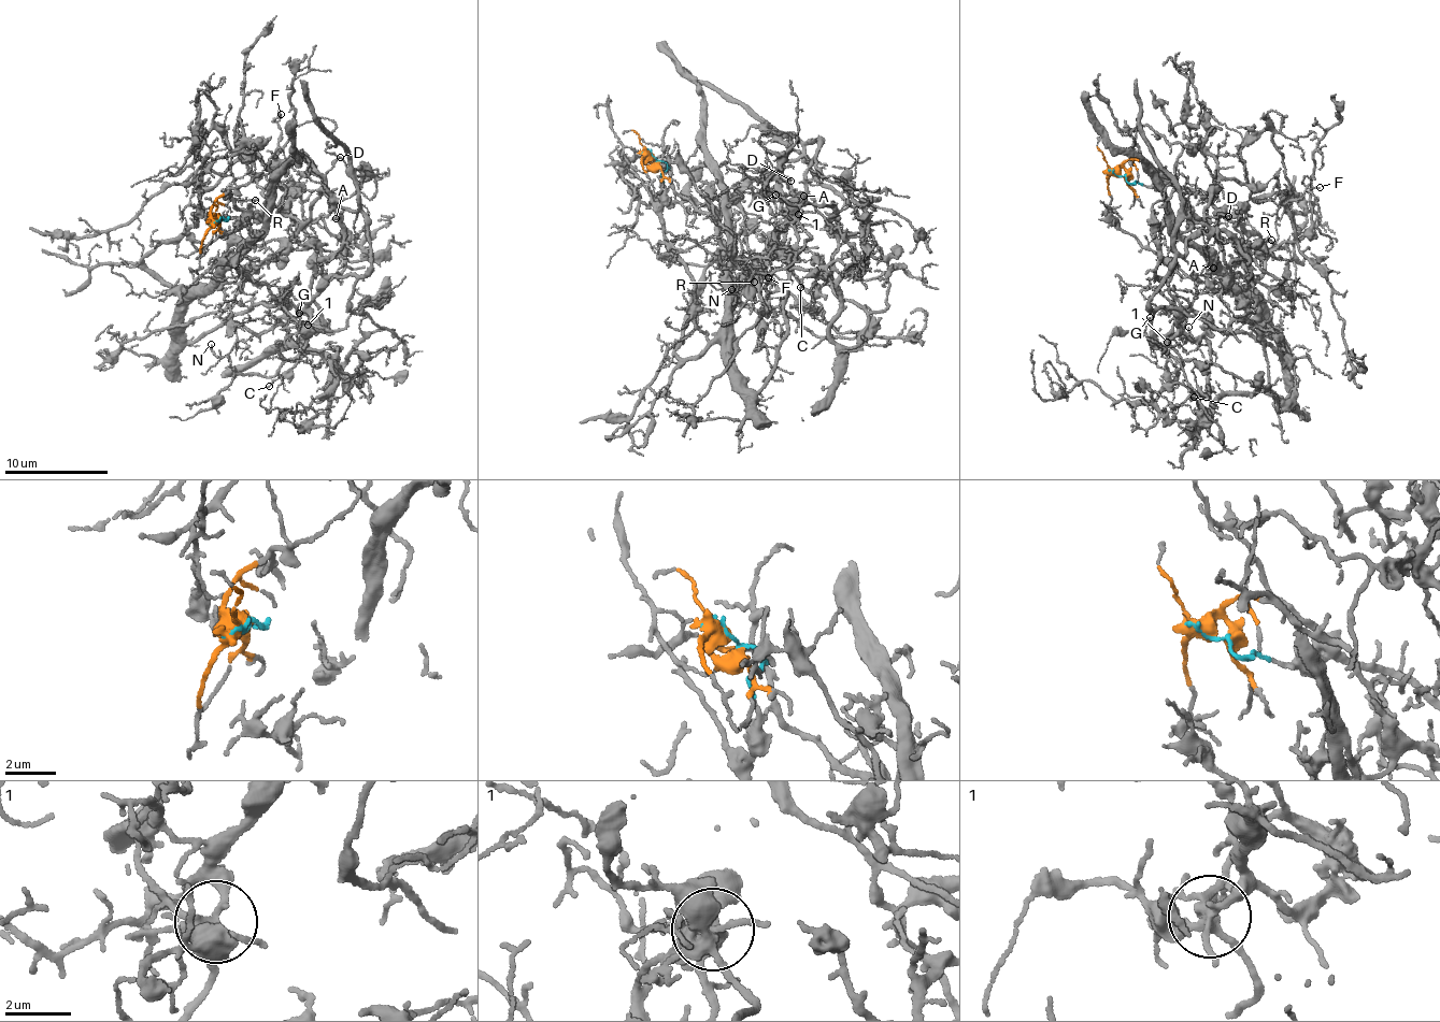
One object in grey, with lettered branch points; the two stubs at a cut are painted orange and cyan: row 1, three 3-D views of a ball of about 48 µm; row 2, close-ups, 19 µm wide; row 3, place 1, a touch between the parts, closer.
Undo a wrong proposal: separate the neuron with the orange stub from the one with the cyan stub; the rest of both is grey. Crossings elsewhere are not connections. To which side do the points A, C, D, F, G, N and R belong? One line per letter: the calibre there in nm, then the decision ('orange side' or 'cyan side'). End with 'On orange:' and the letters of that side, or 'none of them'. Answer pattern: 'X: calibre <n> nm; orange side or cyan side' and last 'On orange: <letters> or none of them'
A: calibre 110 nm; orange side
C: calibre 140 nm; orange side
D: calibre 150 nm; orange side
F: calibre 90 nm; orange side
G: calibre 150 nm; orange side
N: calibre 130 nm; cyan side
R: calibre 120 nm; orange side
On orange: A, C, D, F, G, R

